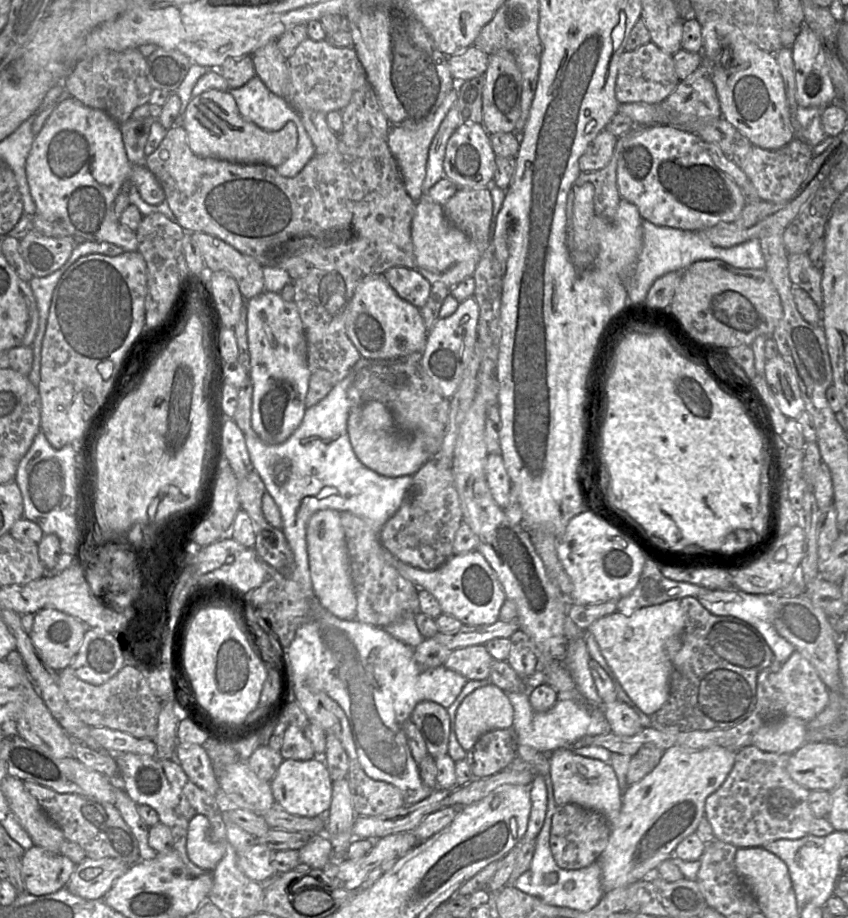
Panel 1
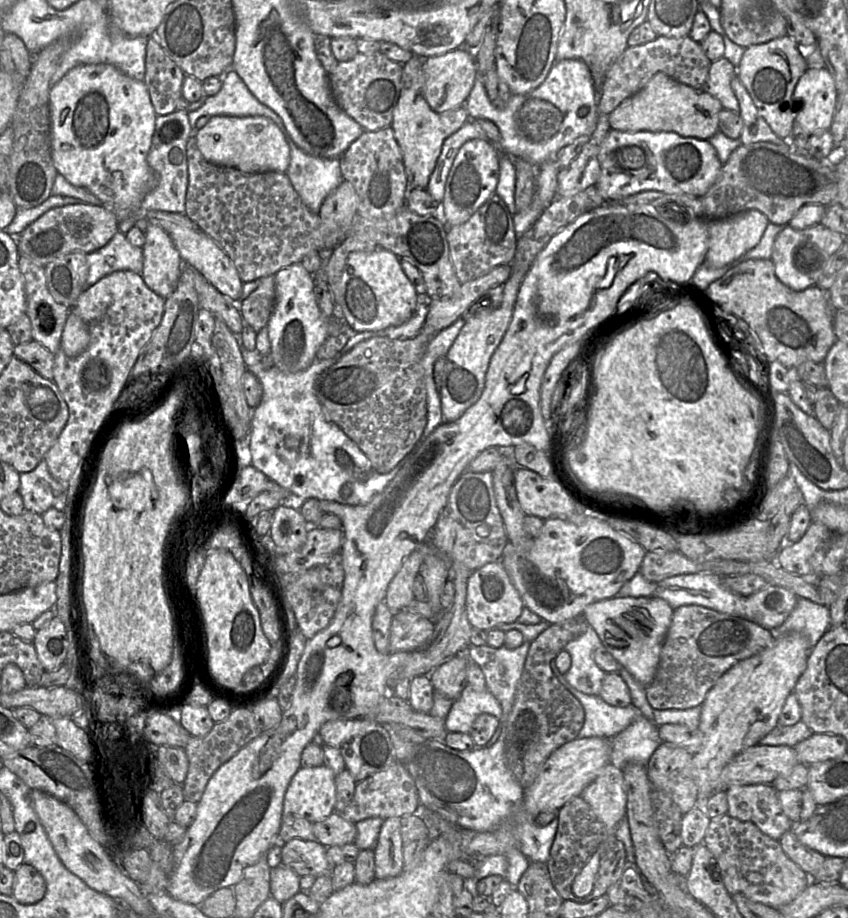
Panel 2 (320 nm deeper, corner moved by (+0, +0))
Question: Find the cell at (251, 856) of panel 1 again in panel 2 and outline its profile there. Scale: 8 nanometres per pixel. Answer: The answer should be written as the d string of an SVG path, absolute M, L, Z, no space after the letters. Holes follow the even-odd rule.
M294 838L282 843L281 864L291 868L300 877L318 877L330 873L332 865L326 856L326 848L317 840Z

